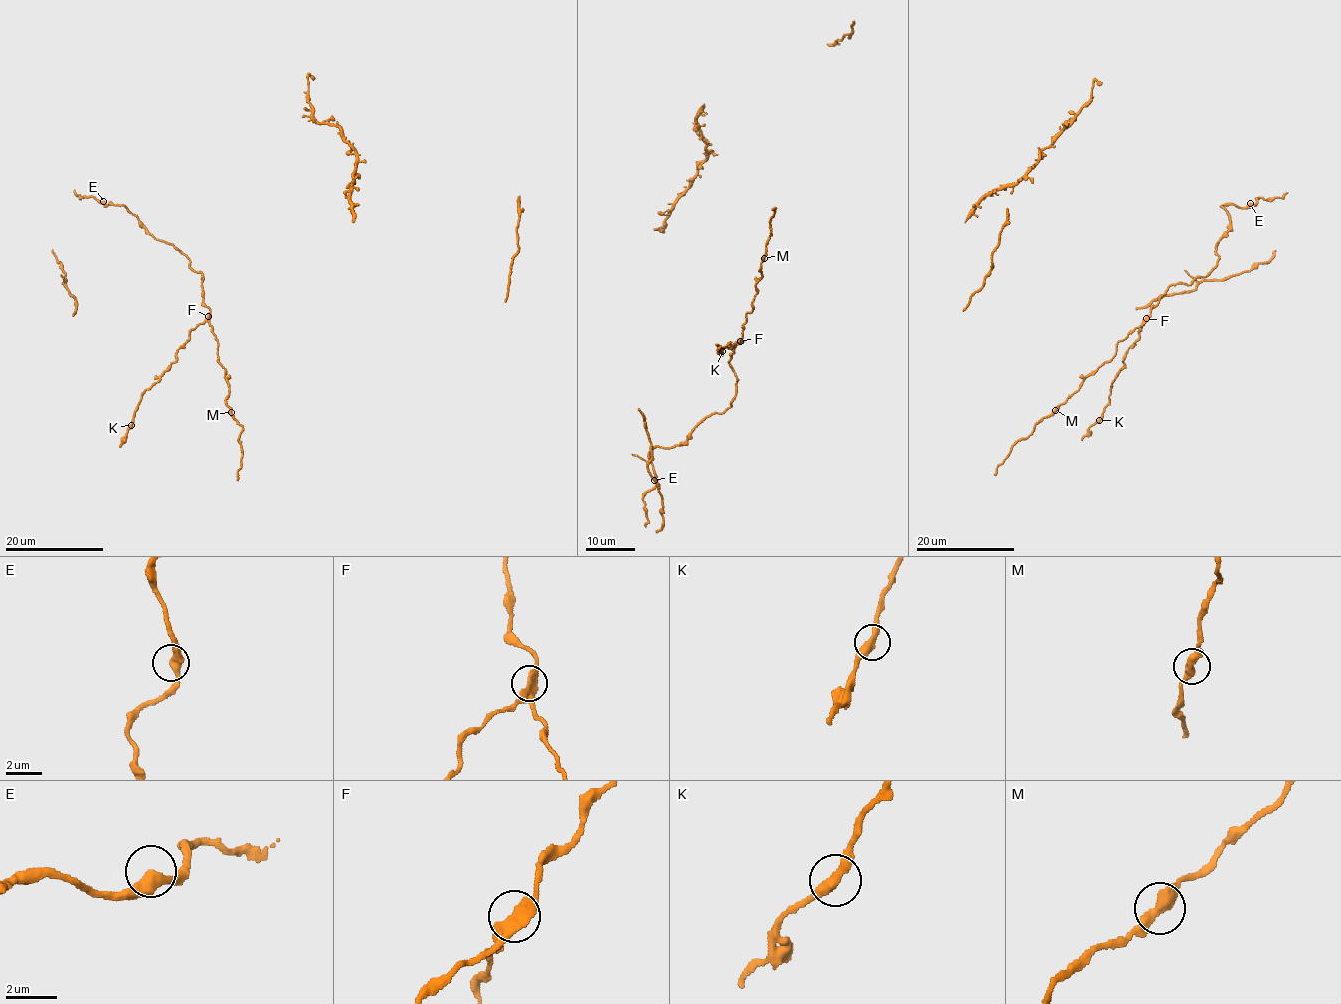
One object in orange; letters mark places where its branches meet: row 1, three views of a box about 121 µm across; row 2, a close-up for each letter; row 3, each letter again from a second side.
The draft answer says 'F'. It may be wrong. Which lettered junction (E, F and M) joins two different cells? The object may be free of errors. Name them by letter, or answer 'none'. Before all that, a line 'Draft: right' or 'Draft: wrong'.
Draft: right
F

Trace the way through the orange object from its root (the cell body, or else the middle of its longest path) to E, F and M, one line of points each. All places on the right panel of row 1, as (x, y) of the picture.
E: (1117, 343), (1142, 324), (1167, 288), (1207, 276), (1229, 229), (1221, 207), (1250, 203)
F: (1117, 343), (1125, 339), (1145, 318)
M: (1117, 343), (1113, 357), (1085, 378), (1078, 390), (1055, 410)

